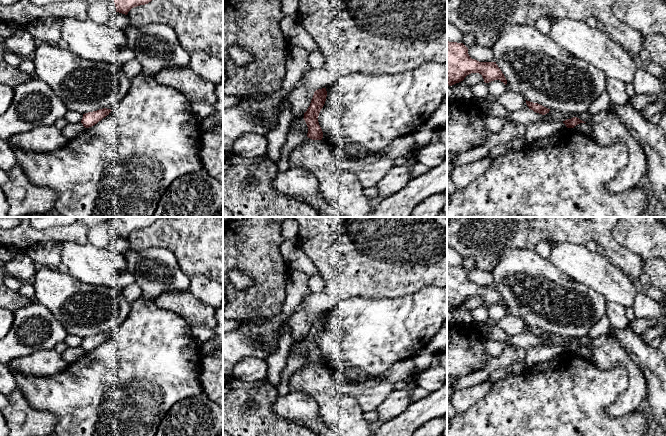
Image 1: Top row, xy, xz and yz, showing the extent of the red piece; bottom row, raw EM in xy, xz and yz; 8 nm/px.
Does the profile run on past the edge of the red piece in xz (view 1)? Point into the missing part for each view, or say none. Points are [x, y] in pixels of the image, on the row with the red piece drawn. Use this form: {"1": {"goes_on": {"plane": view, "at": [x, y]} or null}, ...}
{"1": {"goes_on": null}}

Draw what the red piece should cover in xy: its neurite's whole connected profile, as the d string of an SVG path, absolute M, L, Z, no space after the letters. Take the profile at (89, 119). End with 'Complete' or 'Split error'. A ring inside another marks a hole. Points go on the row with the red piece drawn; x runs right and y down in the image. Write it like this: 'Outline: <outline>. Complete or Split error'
Outline: M103 108L97 111L85 113L83 114L81 123L85 128L92 127L99 121L101 121L103 118L105 118L107 115L109 115L111 111L111 109Z. Complete

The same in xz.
Outline: M326 88L314 92L310 106L304 113L304 120L308 127L307 137L312 140L322 140L323 132L318 122L318 116L323 108L327 97Z. Complete

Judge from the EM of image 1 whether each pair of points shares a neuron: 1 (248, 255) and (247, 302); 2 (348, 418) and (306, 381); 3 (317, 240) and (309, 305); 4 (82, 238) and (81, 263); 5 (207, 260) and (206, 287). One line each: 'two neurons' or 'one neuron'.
1: one neuron
2: one neuron
3: one neuron
4: two neurons
5: two neurons

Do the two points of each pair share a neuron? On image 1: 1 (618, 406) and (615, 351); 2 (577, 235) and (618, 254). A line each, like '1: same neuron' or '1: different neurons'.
1: same neuron
2: same neuron

